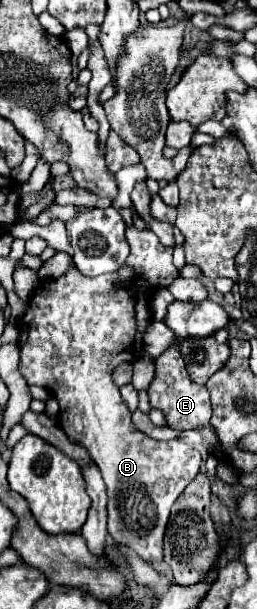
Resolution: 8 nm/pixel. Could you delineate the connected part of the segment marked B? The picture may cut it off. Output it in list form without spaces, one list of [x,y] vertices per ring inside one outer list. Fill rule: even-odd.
[[[126,226],[126,240],[130,242],[130,256],[124,266],[128,266],[134,276],[124,280],[118,272],[102,274],[96,278],[88,278],[80,274],[80,270],[72,264],[70,270],[50,280],[46,288],[40,286],[34,290],[28,300],[28,308],[22,316],[22,344],[20,344],[20,372],[32,386],[42,386],[54,394],[60,404],[60,426],[66,436],[88,450],[90,458],[102,470],[102,478],[108,488],[108,532],[118,544],[134,548],[146,562],[162,560],[162,538],[166,530],[166,522],[170,516],[170,508],[188,482],[200,470],[200,452],[180,440],[158,442],[144,432],[136,430],[132,424],[132,414],[124,400],[118,394],[118,386],[112,380],[112,372],[122,362],[136,362],[142,356],[142,336],[150,326],[150,296],[148,290],[168,288],[174,278],[178,278],[178,270],[172,264],[172,248],[166,248],[158,242],[154,232],[138,230],[134,226]]]

